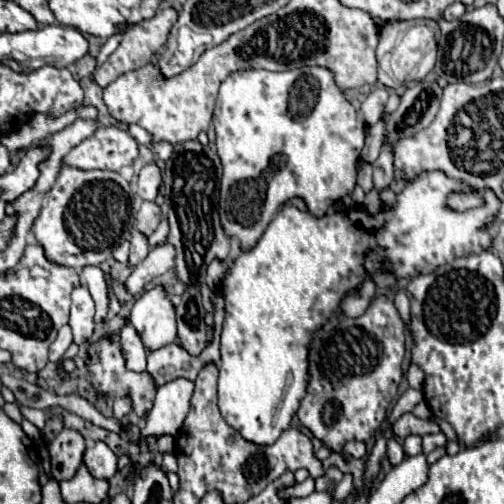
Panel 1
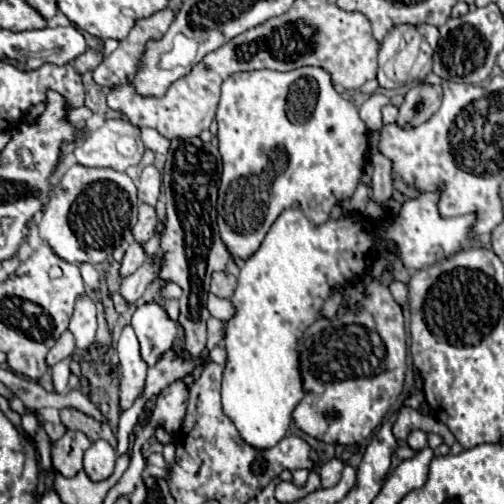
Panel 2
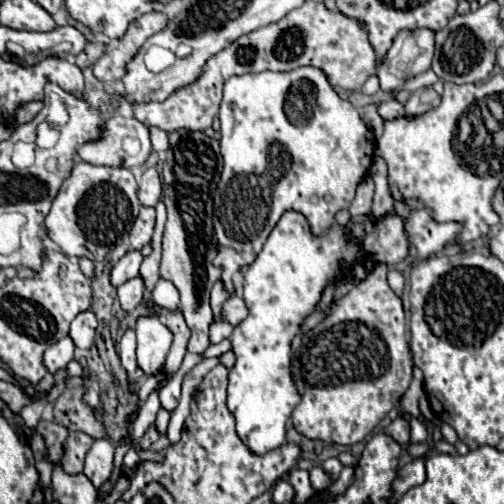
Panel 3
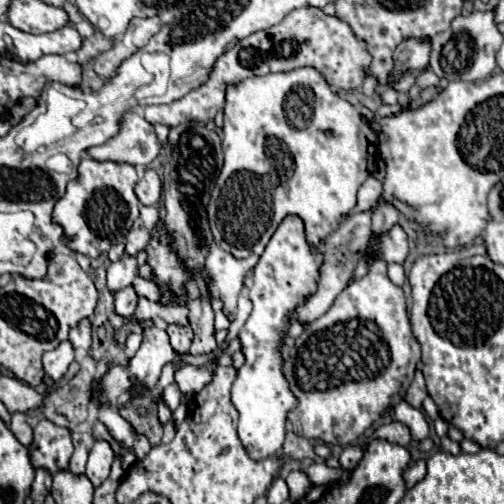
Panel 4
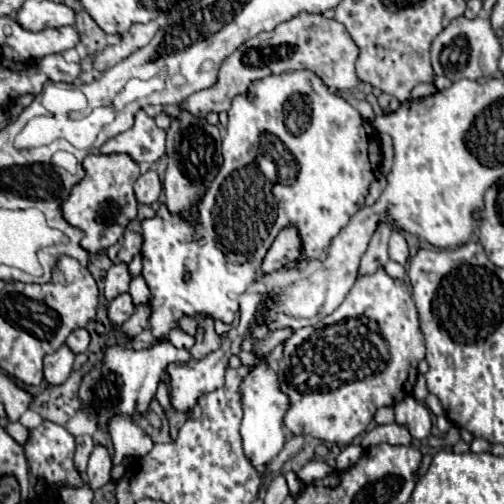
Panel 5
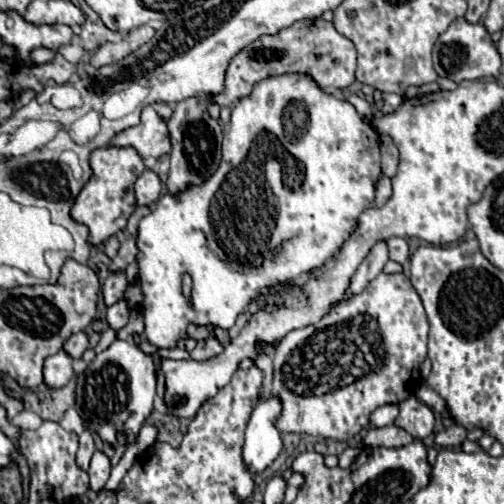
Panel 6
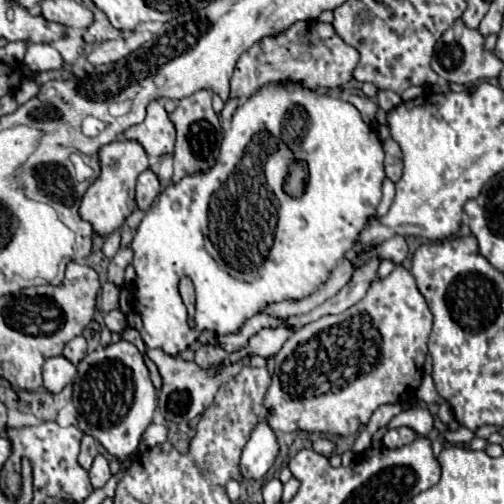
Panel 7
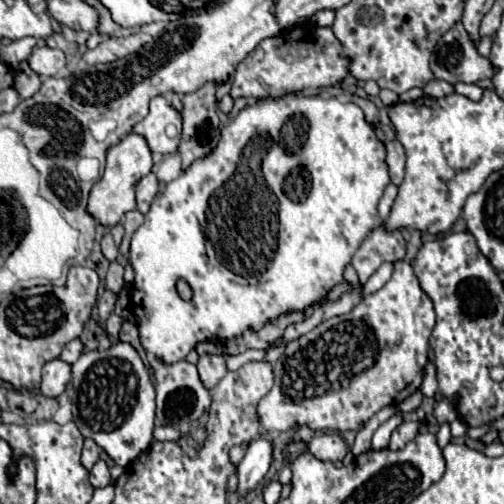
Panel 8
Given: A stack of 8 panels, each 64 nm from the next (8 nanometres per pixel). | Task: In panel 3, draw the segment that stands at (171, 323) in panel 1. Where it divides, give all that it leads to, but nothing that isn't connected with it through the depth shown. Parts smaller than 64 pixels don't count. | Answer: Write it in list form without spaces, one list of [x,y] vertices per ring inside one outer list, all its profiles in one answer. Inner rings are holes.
[[[158,316],[138,318],[136,332],[140,332],[136,362],[138,362],[138,368],[144,372],[144,378],[148,378],[162,370],[170,350],[172,332],[158,320]]]

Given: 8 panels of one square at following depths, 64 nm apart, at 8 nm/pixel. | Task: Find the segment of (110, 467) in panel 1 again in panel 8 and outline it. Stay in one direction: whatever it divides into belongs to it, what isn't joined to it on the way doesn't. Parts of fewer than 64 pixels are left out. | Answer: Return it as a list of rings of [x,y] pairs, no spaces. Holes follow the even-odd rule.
[[[98,460],[94,464],[94,468],[90,470],[90,484],[94,488],[104,488],[104,486],[110,484],[110,470],[108,470],[104,460]]]

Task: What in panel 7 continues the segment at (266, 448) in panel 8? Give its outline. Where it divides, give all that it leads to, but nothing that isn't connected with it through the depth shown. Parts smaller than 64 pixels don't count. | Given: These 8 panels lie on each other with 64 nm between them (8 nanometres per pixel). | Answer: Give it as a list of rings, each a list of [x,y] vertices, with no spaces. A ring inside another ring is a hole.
[[[260,422],[252,432],[248,444],[244,446],[244,452],[240,458],[240,472],[244,480],[250,482],[250,480],[264,478],[268,468],[274,464],[276,454],[278,454],[276,436],[266,422]]]

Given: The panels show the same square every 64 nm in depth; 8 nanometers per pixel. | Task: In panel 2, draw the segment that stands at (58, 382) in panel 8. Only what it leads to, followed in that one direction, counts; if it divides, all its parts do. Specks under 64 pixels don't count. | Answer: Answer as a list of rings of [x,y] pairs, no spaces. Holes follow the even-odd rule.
[[[64,332],[62,336],[60,336],[60,340],[52,346],[52,350],[48,352],[48,356],[46,356],[46,364],[52,368],[54,364],[58,364],[60,360],[64,360],[64,358],[68,358],[68,356],[72,356],[72,352],[74,352],[74,338],[72,338],[72,334],[70,332]]]

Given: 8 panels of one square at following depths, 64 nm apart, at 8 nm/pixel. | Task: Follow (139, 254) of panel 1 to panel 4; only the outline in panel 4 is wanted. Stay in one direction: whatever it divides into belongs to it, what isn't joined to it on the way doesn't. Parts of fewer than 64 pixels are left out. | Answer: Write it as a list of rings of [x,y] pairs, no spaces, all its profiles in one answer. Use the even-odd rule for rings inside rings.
[[[122,256],[118,262],[110,264],[110,268],[108,268],[108,290],[114,294],[118,290],[128,288],[136,274],[138,274],[136,258],[134,256]]]

